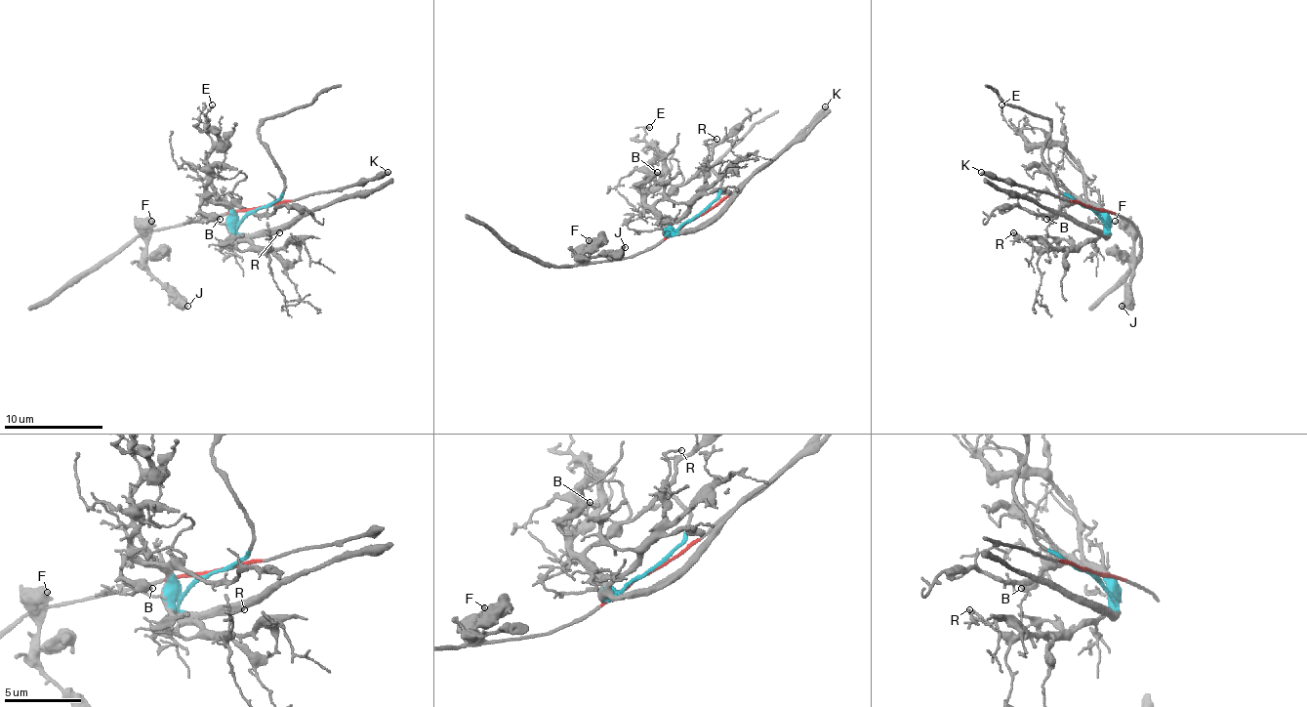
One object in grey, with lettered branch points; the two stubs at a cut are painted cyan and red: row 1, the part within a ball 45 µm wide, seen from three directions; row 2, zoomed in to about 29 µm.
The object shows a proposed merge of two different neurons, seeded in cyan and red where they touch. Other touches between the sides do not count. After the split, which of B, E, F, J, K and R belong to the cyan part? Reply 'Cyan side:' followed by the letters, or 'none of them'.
Cyan side: B, E, R

